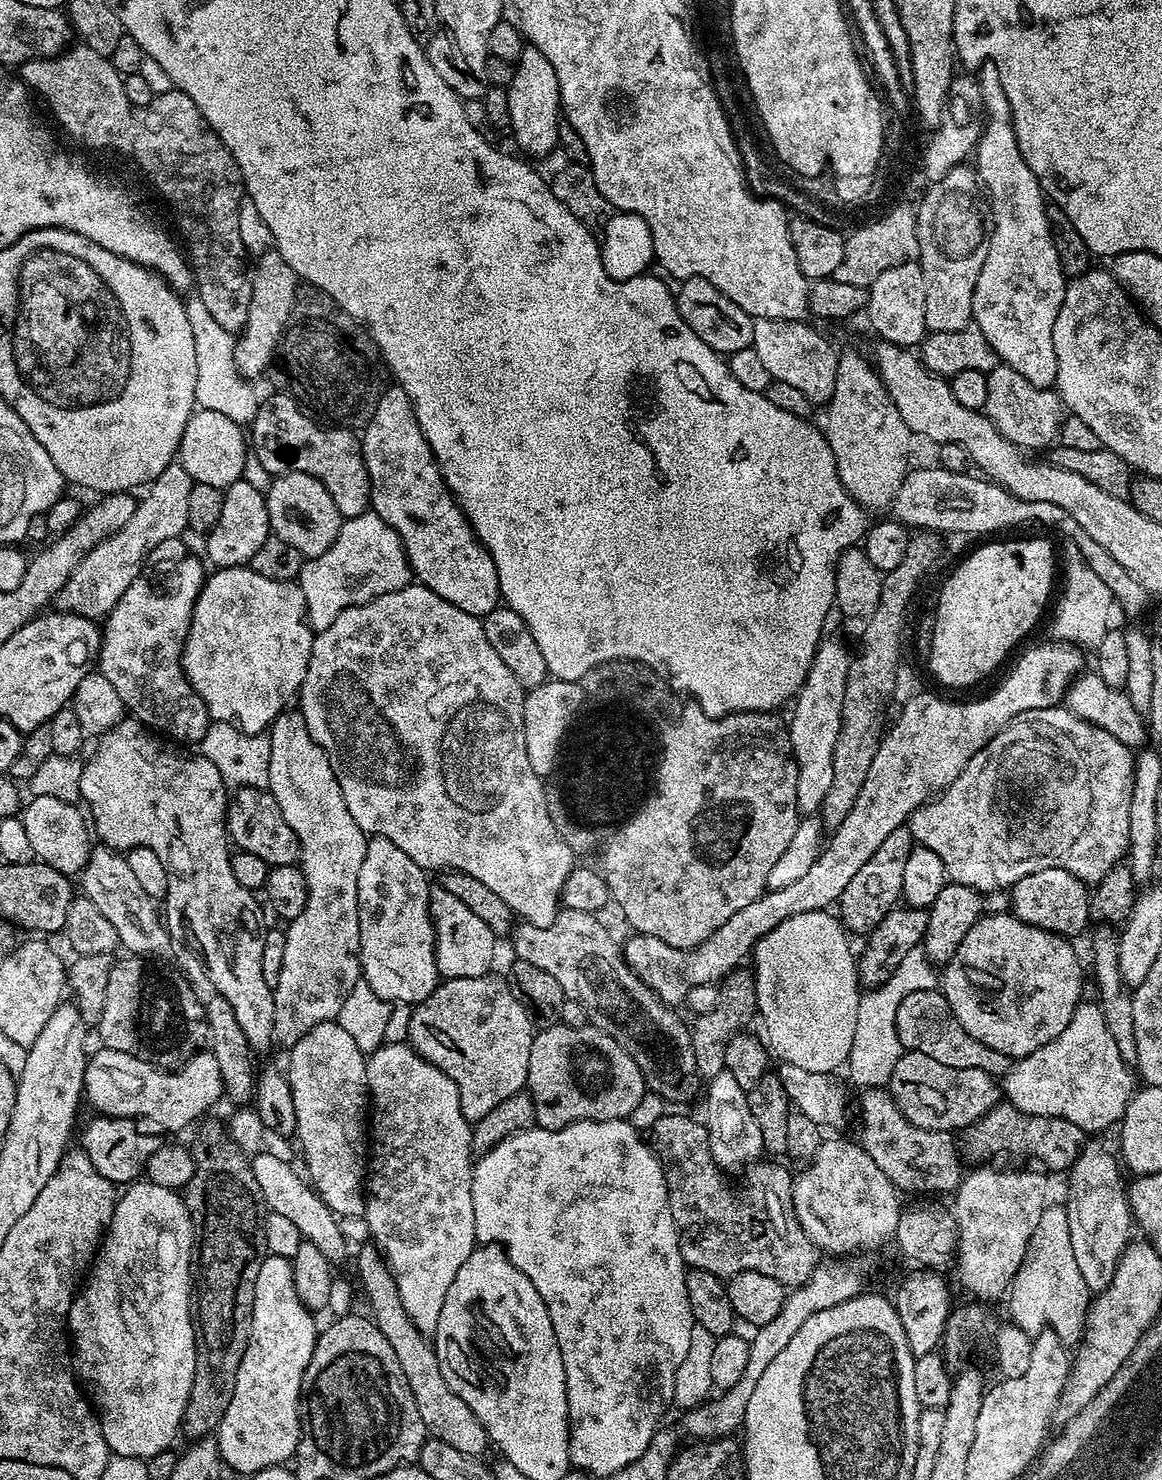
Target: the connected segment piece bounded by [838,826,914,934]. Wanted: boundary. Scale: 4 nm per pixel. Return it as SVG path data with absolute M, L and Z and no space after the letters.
M907 826L893 830L892 833L874 850L866 861L866 866L850 878L846 890L842 890L838 901L838 919L849 933L869 934L902 900L902 878L906 874L906 862L910 858L914 841Z

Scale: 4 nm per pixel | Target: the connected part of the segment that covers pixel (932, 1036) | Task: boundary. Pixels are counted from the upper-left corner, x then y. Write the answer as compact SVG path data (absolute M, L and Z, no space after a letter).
M936 988L914 990L914 994L906 994L906 998L902 998L902 1006L898 1006L896 1025L898 1038L905 1049L930 1054L930 1058L945 1066L958 1066L958 1070L986 1070L986 1074L1002 1078L1014 1063L1013 1057L990 1050L990 1046L966 1034L966 1030L962 1030L962 1022L954 1018L954 1010L950 1010L950 1002L946 1002L943 991Z

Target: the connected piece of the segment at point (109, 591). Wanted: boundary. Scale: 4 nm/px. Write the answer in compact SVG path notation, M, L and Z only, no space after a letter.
M178 462L170 463L158 478L147 485L148 492L139 497L134 518L114 534L107 536L90 550L75 570L68 575L66 586L56 595L54 604L61 612L76 612L91 620L107 617L114 606L130 590L140 576L153 550L167 540L183 537L188 528L190 490L194 481Z

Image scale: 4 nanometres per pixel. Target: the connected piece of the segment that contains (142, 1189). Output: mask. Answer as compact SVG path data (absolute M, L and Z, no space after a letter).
M141 1178L127 1185L119 1193L116 1209L112 1211L102 1243L90 1265L86 1283L79 1289L68 1311L66 1327L70 1333L71 1347L74 1349L74 1367L77 1377L90 1393L91 1403L100 1417L102 1434L108 1443L109 1453L113 1456L138 1458L147 1462L154 1454L169 1451L176 1440L176 1432L178 1436L184 1422L184 1411L190 1398L190 1386L194 1382L196 1373L196 1341L198 1339L198 1328L194 1323L194 1225L190 1210L184 1204L183 1195L177 1189L158 1186L150 1183L147 1178Z

